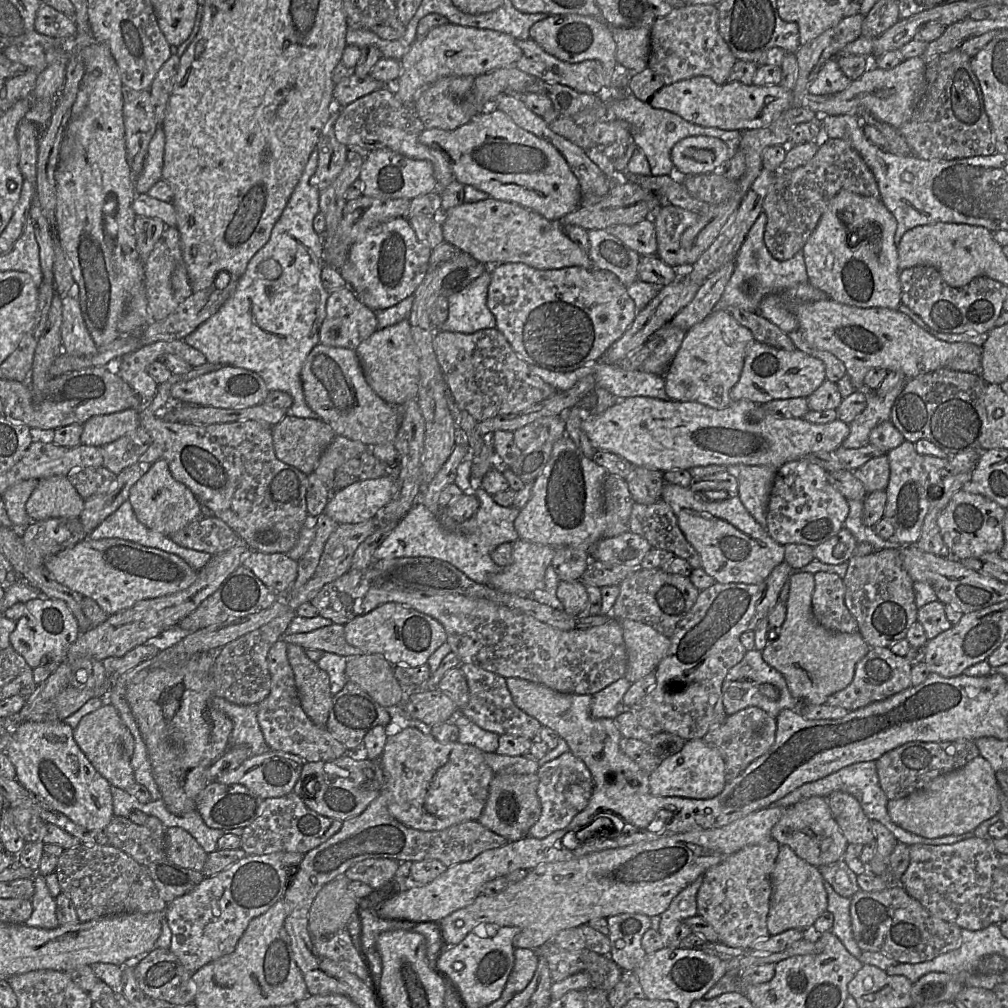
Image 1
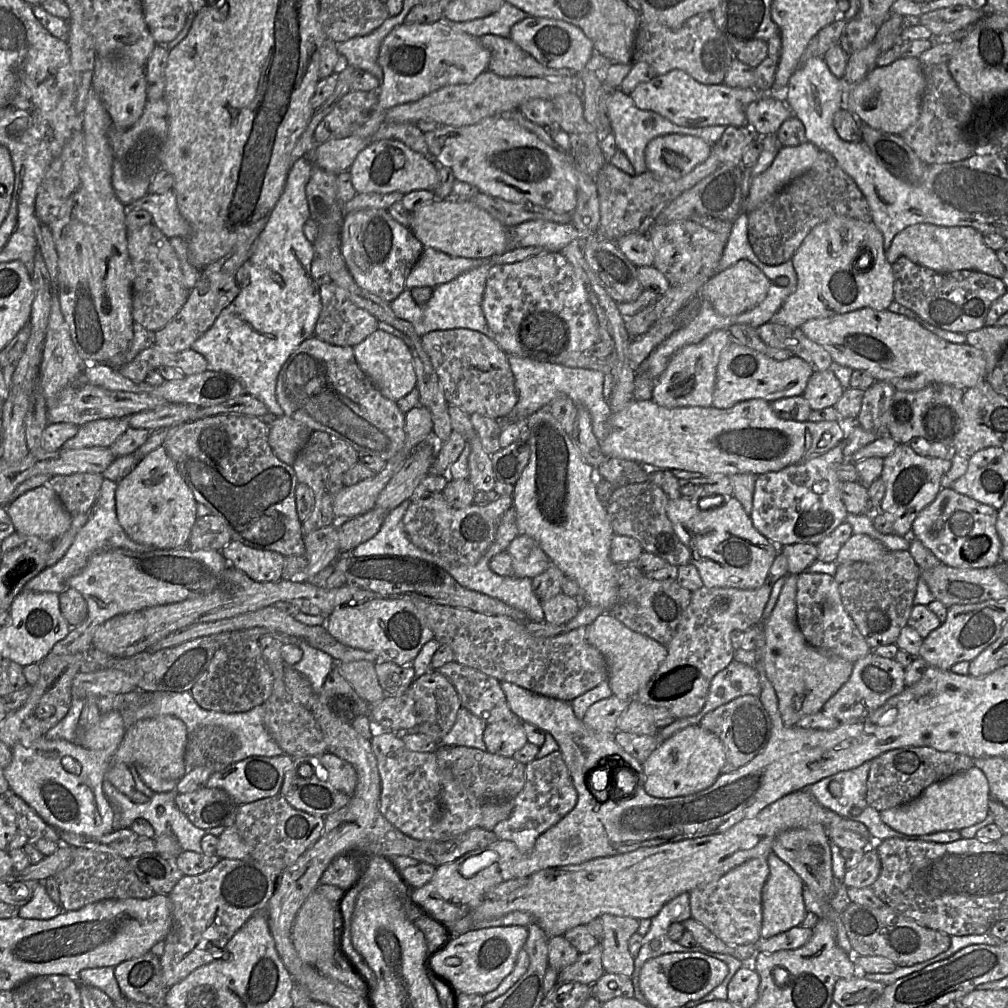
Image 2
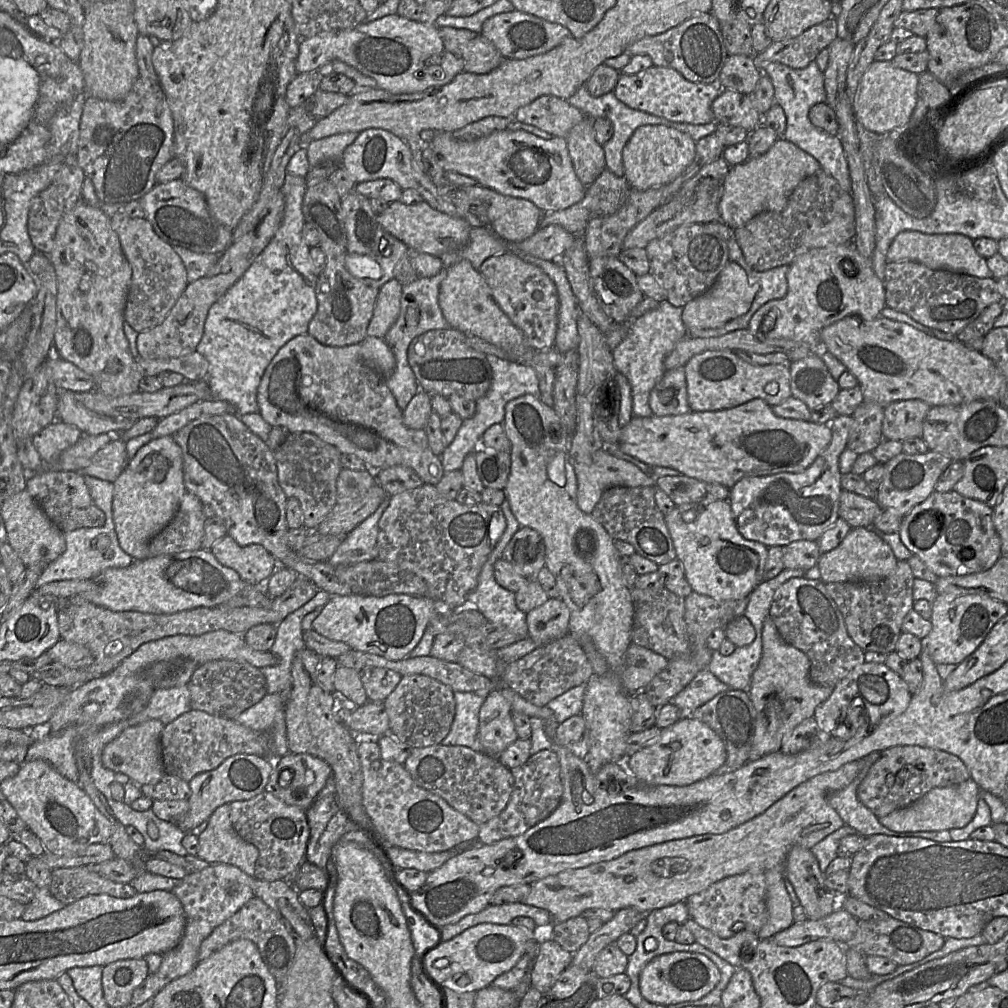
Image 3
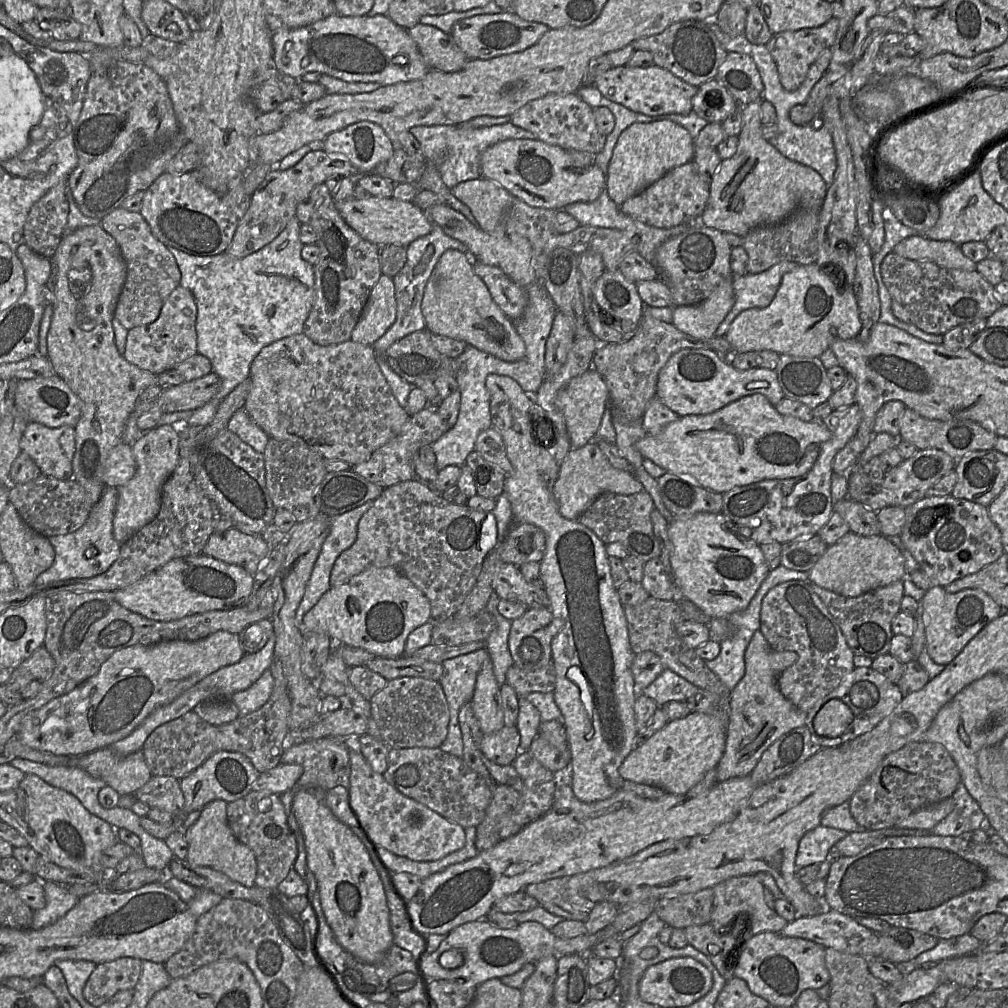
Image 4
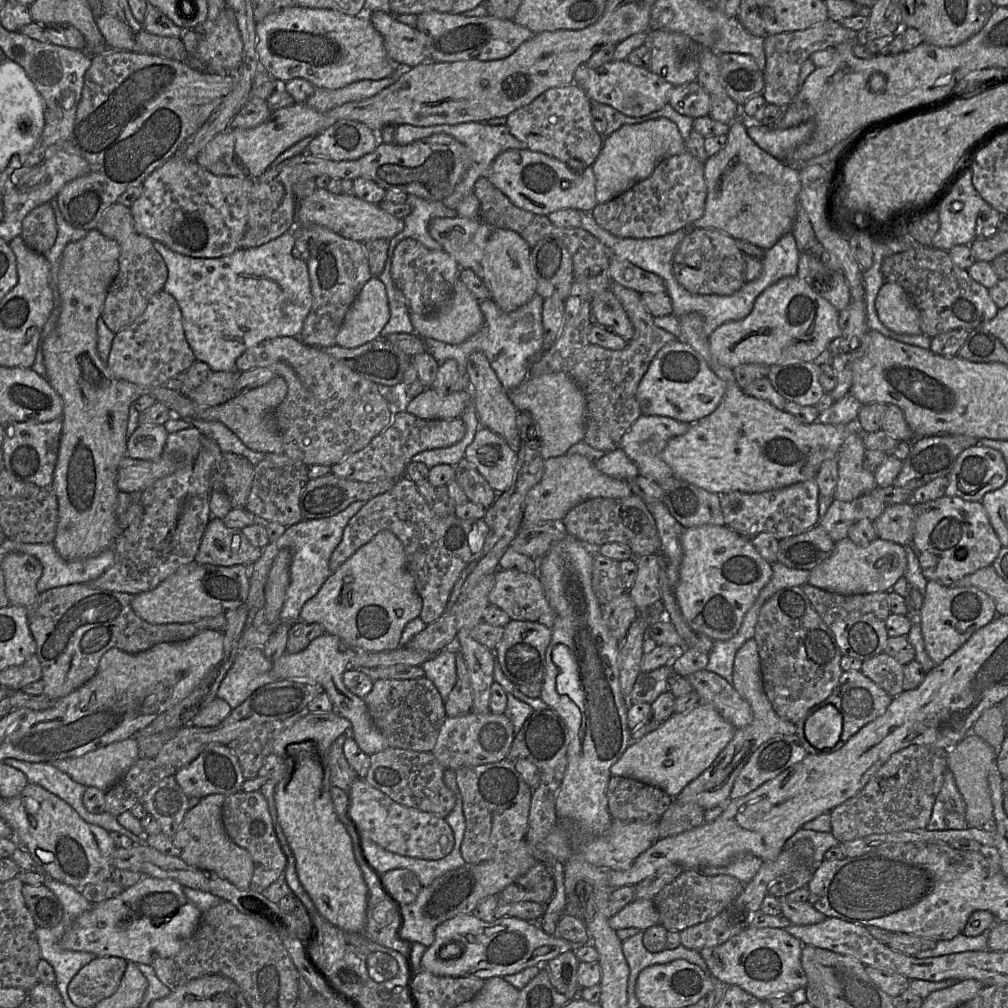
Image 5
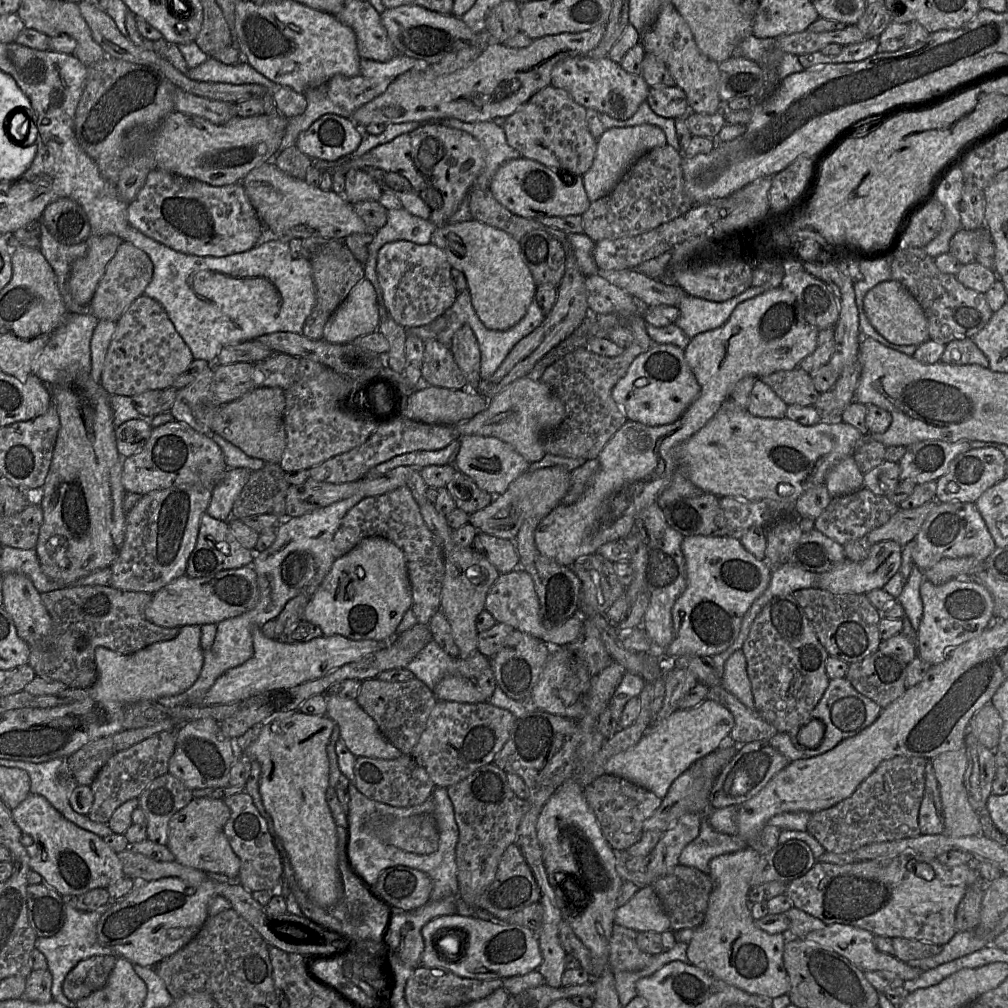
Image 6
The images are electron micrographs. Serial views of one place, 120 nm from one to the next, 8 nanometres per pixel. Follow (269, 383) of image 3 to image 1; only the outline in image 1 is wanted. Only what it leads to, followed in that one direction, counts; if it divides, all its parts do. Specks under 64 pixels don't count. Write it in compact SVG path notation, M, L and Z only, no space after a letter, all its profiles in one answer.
M319 343L311 350L303 363L301 381L307 405L317 414L320 420L331 426L336 435L361 442L369 448L395 442L400 427L398 411L400 407L387 404L370 387L356 351Z

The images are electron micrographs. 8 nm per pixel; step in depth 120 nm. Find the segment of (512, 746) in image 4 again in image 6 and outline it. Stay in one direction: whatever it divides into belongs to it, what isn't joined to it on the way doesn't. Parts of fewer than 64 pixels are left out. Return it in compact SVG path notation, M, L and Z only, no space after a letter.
M438 700L410 755L427 771L436 787L447 788L492 763L508 740L515 721L511 712L487 701L462 703Z

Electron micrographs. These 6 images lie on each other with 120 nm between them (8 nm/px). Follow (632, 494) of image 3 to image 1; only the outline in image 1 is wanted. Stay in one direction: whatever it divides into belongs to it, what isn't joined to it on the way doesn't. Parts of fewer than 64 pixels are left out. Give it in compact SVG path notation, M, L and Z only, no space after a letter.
M663 499L649 505L635 502L629 532L646 539L652 548L670 551L674 556L685 559L693 569L701 568L698 552L685 538L677 517Z

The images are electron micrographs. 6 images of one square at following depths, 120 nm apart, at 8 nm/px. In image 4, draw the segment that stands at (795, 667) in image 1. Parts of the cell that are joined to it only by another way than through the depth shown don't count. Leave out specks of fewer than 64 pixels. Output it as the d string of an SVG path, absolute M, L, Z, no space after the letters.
M760 630L754 633L744 654L745 674L730 692L730 719L725 730L725 749L715 768L717 782L749 775L763 752L773 742L789 731L805 726L807 712L801 711L787 700L779 691L776 683L779 674L793 665L797 659L798 655L793 651L777 652L773 650Z

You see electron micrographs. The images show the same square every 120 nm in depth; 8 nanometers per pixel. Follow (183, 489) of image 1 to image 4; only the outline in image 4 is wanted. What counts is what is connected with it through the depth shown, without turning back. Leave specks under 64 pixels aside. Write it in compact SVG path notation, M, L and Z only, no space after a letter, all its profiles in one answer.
M168 424L147 431L131 447L137 469L127 483L117 488L118 500L113 518L114 537L120 544L125 543L158 515L163 484L174 472L181 458L179 436L173 426Z

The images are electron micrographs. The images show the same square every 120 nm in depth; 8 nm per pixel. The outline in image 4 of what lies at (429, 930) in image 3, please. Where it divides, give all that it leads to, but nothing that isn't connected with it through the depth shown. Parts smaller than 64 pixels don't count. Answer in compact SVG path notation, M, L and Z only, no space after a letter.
M386 873L379 874L383 882L387 906L390 912L390 927L393 934L393 944L408 950L416 959L426 948L426 938L418 933L407 916L402 901L394 889L394 885Z

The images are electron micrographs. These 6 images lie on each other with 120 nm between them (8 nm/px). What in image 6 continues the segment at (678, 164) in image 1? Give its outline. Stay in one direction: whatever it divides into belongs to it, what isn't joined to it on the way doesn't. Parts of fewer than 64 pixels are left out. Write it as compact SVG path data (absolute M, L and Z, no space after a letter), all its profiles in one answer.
M652 124L613 127L604 130L597 140L597 150L593 163L582 175L589 200L592 202L607 195L638 158L653 148L666 144L667 140L664 131Z

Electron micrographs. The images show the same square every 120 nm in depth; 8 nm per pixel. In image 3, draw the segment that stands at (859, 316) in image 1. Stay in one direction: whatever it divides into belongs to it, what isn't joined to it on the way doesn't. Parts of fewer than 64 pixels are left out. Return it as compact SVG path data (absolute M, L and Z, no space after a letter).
M857 315L845 316L824 327L820 332L820 339L823 347L857 378L864 402L874 402L886 407L891 402L908 399L919 399L931 406L992 400L1004 405L1007 393L1005 376L992 360L958 340L941 340L907 323L881 315L871 321L865 321Z

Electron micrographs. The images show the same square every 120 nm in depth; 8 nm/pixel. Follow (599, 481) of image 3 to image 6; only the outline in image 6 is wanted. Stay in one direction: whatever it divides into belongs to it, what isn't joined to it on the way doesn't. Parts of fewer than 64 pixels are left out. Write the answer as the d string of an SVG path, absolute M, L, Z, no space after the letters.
M562 466L527 471L513 481L504 493L495 496L491 504L471 513L468 523L478 531L498 538L514 540L525 520L533 517L543 519L557 507L567 494L570 484L571 472Z

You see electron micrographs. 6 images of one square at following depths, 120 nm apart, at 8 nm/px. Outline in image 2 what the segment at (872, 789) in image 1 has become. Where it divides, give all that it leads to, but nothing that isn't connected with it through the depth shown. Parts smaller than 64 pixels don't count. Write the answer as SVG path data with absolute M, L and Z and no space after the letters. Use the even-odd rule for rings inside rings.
M866 761L858 767L841 771L831 776L825 777L813 783L812 785L808 786L804 790L808 791L821 806L849 820L861 822L862 824L864 824L870 833L870 836L872 838L872 844L873 841L882 841L888 838L931 841L936 843L950 843L962 838L960 832L957 830L941 831L931 834L924 834L924 835L906 835L886 825L881 820L880 812L874 809L873 807L869 806L866 801L867 779L871 765L872 761ZM833 781L838 782L841 785L839 797L833 796L829 791L829 785Z

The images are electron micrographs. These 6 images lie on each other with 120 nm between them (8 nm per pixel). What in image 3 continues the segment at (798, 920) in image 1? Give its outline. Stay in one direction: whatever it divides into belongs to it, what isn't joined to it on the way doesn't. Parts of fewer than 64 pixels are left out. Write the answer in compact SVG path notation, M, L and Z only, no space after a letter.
M767 870L765 878L768 919L757 933L759 939L771 939L776 933L794 923L793 904L782 871Z

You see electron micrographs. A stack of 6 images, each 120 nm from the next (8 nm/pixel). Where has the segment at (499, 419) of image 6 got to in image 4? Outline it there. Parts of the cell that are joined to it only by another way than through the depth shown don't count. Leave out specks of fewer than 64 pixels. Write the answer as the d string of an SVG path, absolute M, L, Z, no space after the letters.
M590 368L583 374L572 378L555 396L555 405L562 412L572 449L588 443L597 433L605 410L608 407L608 389L602 378Z

